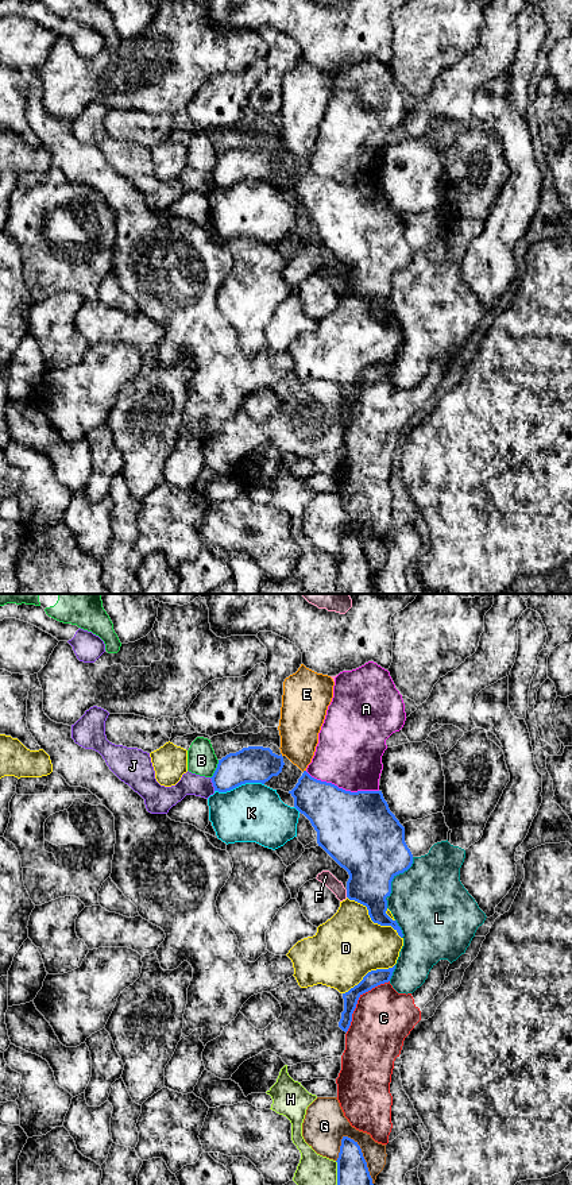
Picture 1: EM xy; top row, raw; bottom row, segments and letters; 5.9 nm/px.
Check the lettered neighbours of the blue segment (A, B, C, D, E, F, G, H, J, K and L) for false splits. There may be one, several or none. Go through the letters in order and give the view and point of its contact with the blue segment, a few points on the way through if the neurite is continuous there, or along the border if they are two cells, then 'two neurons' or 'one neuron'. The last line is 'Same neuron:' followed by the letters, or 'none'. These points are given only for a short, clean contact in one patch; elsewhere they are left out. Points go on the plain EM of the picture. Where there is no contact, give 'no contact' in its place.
A: contact xy (341, 184); two neurons
B: contact xy (216, 165); border xy (219, 155), (211, 173); two neurons
C: contact xy (358, 394); two neurons
D: contact xy (371, 315); two neurons
E: no contact; two neurons
F: contact xy (347, 289); two neurons
G: contact xy (363, 552); two neurons
H: contact xy (337, 575); two neurons
J: contact xy (213, 180); border xy (209, 173), (215, 185); two neurons
K: contact xy (239, 180); two neurons
L: contact xy (391, 276); two neurons
Same neuron: none

